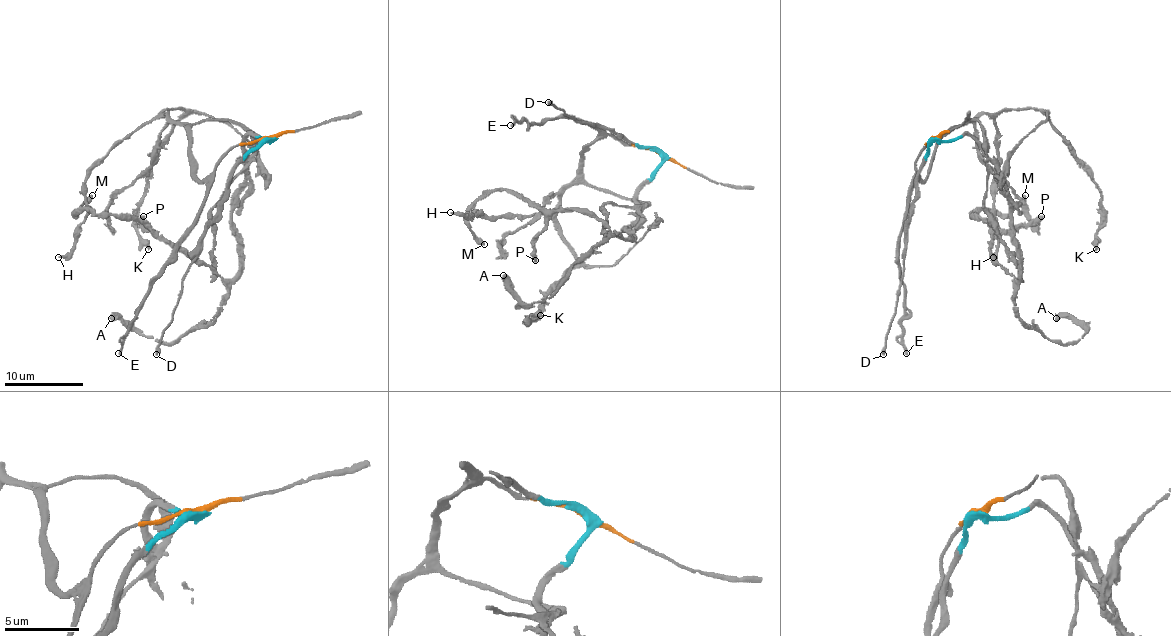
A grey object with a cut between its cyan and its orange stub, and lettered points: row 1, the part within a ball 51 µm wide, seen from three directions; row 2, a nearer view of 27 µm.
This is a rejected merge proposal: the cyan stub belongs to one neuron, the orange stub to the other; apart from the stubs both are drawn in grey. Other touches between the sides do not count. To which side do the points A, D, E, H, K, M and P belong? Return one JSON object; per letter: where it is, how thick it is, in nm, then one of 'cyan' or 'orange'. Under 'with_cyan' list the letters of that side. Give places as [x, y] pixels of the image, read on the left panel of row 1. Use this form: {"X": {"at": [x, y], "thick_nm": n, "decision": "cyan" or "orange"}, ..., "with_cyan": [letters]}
{"A": {"at": [111, 318], "thick_nm": 550, "decision": "cyan"}, "D": {"at": [156, 354], "thick_nm": 360, "decision": "cyan"}, "E": {"at": [118, 353], "thick_nm": 260, "decision": "orange"}, "H": {"at": [58, 257], "thick_nm": 220, "decision": "orange"}, "K": {"at": [148, 249], "thick_nm": 340, "decision": "orange"}, "M": {"at": [92, 195], "thick_nm": 420, "decision": "cyan"}, "P": {"at": [143, 216], "thick_nm": 420, "decision": "cyan"}, "with_cyan": ["A", "D", "M", "P"]}

